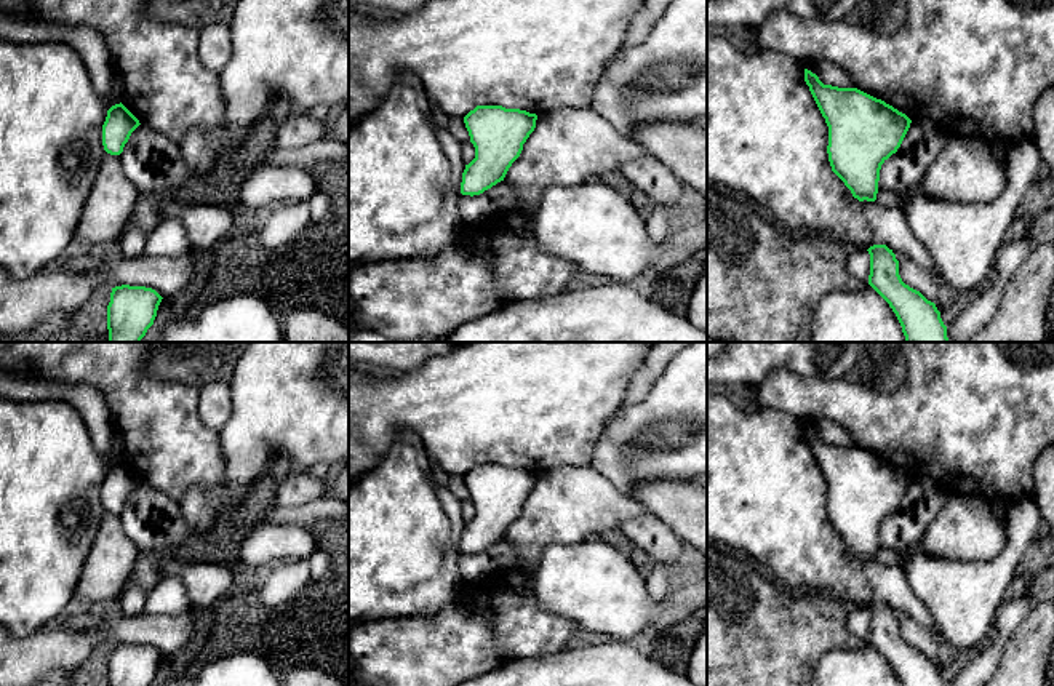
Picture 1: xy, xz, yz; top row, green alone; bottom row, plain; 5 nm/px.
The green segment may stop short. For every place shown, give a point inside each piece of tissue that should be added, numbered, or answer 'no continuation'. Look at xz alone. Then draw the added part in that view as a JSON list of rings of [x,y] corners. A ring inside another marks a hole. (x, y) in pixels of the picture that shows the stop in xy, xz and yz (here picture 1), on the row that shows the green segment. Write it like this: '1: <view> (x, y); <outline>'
no continuation

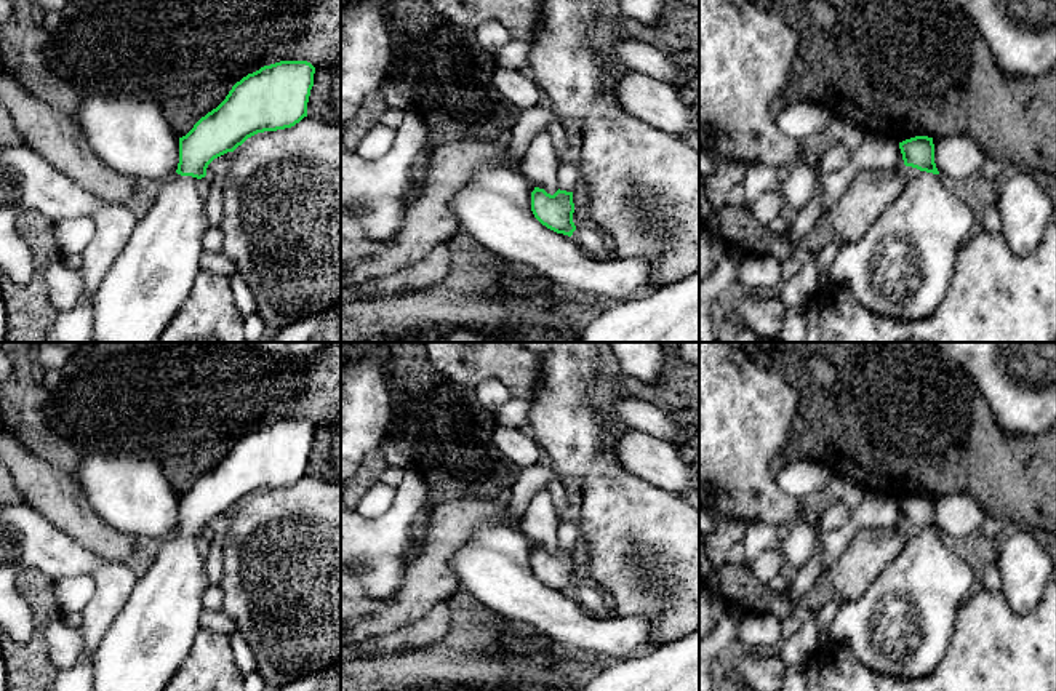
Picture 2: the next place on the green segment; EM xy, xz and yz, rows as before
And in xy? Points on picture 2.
1: xy (146, 287); [[[173,174],[150,192],[150,205],[120,256],[104,275],[93,296],[94,342],[157,342],[189,298],[195,277],[203,267],[203,235],[210,222],[205,211],[203,181]]]

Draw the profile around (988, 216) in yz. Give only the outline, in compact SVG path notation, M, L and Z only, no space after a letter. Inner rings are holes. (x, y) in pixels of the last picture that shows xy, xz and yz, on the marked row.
M978 190L971 195L971 200L978 211L976 222L981 224L981 229L987 232L1000 232L1000 213L997 202L990 194L987 190Z

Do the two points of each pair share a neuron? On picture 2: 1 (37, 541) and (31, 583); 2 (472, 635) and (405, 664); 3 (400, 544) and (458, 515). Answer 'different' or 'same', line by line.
1: different
2: same
3: different

